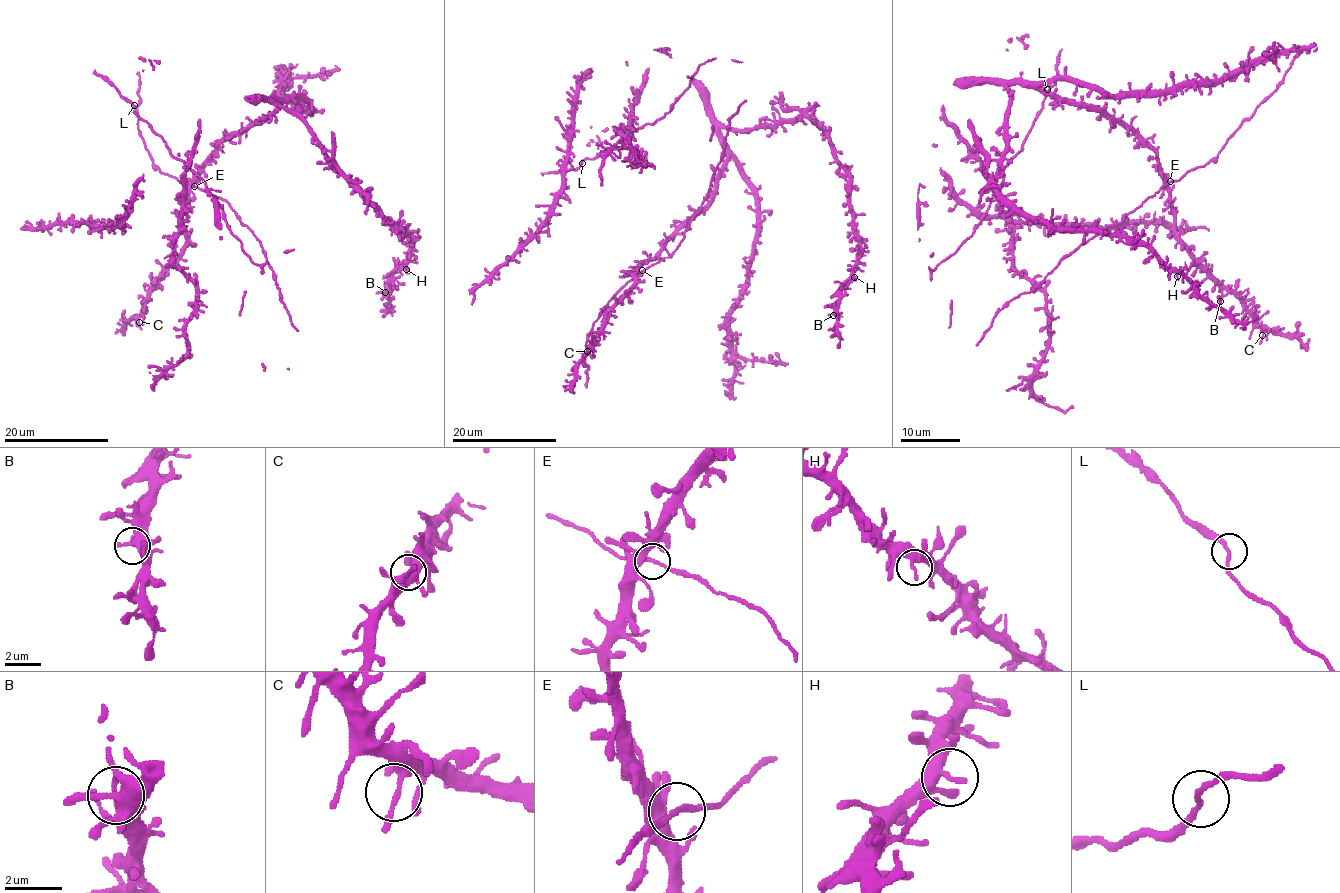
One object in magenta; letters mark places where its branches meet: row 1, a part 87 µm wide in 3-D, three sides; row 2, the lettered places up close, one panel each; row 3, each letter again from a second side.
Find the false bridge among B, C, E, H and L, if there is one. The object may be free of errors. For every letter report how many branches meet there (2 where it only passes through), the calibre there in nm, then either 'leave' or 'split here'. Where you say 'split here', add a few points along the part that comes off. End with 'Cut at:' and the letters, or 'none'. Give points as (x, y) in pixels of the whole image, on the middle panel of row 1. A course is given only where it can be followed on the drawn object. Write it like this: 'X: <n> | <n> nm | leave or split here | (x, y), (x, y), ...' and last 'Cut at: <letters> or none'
B: 2 | 220 nm | leave
C: 2 | 240 nm | leave
E: 2 | 180 nm | leave
H: 2 | 280 nm | leave
L: 2 | 180 nm | leave
Cut at: none

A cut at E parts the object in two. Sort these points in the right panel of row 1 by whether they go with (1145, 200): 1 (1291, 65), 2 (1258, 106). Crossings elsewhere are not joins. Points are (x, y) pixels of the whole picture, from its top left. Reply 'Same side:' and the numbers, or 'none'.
Same side: none

